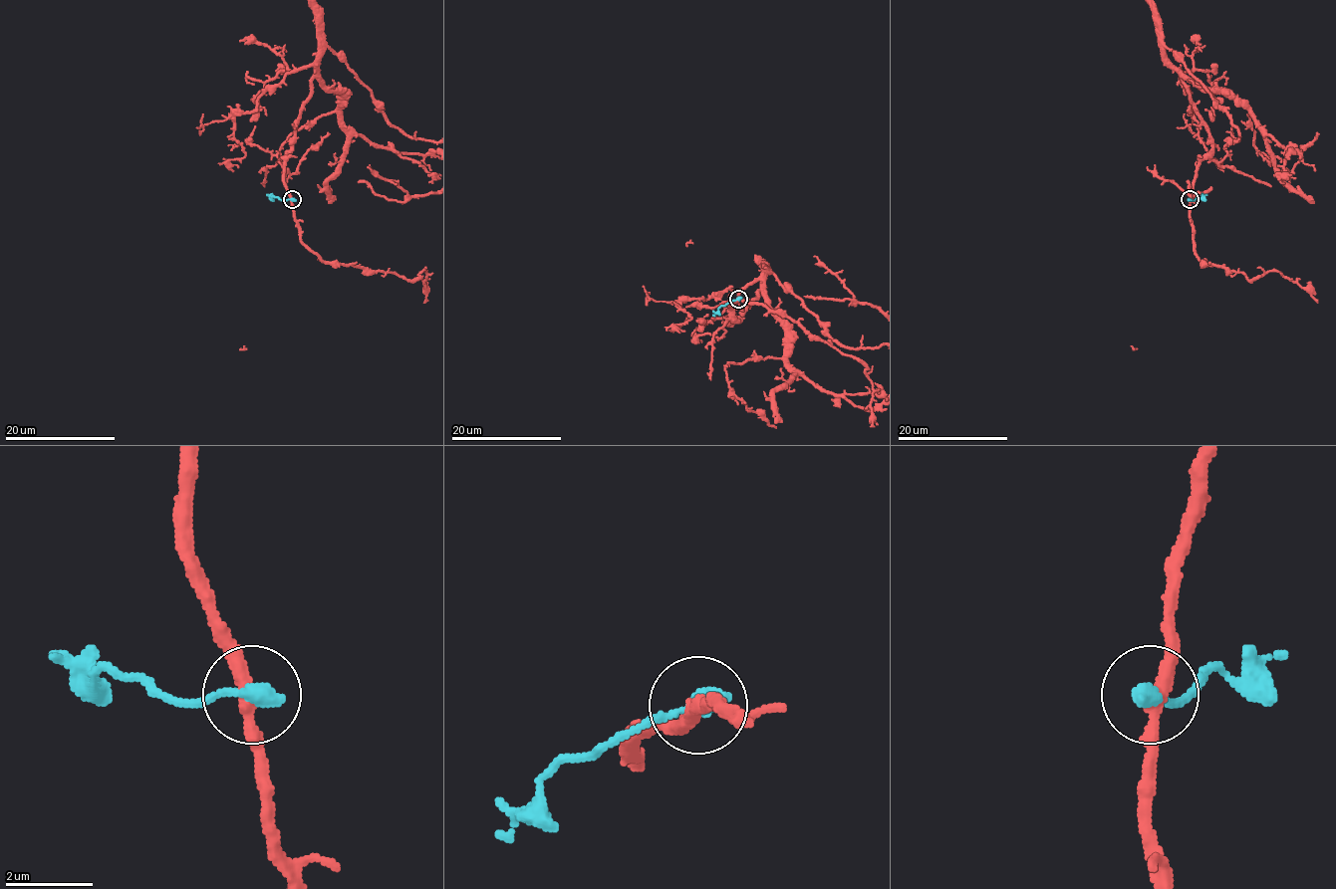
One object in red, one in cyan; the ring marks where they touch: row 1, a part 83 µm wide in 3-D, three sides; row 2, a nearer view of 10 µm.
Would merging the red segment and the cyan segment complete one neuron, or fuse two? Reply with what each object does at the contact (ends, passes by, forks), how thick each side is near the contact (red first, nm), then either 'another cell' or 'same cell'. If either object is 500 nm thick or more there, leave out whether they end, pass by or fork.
red passes by | cyan ends | 320/420 nm | another cell

